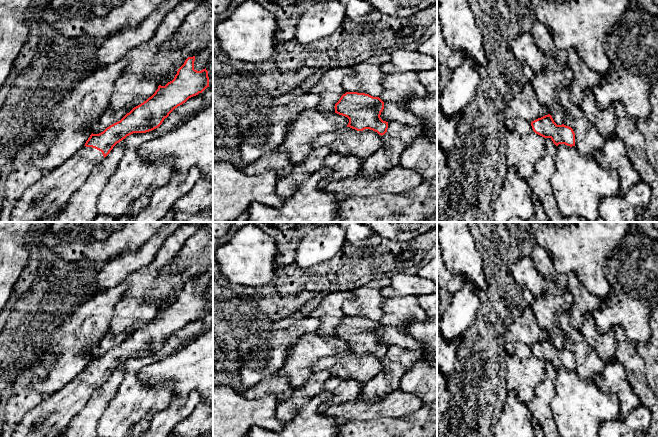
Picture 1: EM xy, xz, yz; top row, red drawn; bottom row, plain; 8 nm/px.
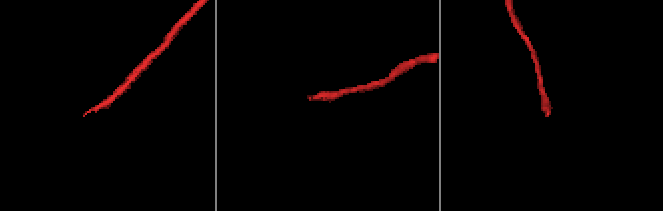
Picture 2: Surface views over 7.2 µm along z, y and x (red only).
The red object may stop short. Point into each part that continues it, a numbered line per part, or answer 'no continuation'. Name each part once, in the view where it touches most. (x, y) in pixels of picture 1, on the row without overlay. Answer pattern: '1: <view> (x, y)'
1: xy (56, 411)

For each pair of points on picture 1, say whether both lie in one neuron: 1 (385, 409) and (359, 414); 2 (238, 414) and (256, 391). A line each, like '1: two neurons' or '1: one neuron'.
1: one neuron
2: two neurons

